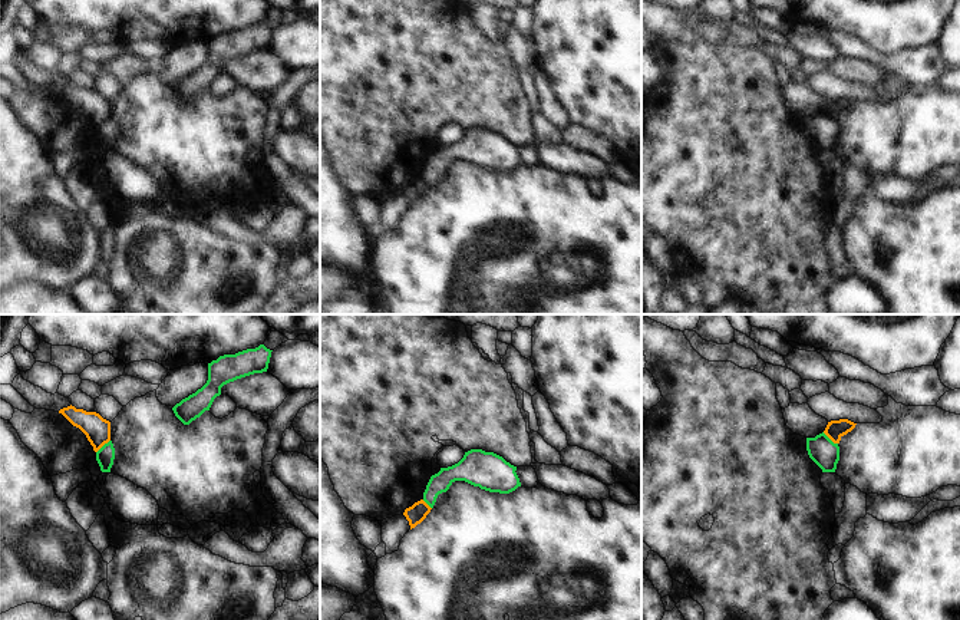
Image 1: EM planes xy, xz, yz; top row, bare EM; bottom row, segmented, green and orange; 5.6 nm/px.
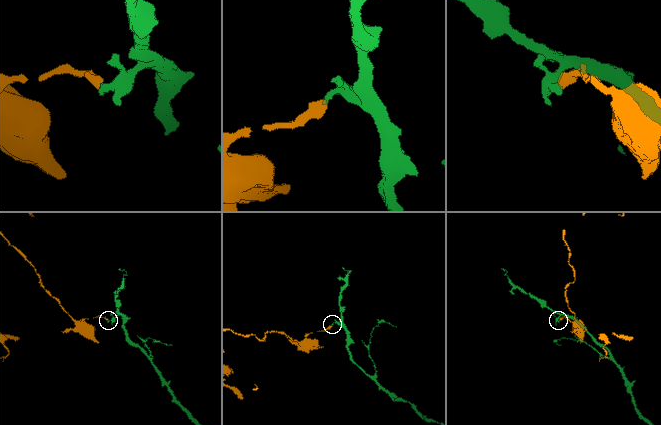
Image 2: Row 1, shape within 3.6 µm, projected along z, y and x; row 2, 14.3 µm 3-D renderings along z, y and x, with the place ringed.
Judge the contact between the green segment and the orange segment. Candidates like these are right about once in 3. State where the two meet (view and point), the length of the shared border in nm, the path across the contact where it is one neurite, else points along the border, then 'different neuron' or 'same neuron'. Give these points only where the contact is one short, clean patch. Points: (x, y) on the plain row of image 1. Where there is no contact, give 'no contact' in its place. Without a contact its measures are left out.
yz (828, 116) | 110 nm | along yz (822, 111), (837, 122) | different neuron

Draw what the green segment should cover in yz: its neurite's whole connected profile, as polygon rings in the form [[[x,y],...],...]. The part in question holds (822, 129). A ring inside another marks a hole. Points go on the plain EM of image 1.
[[[824,111],[815,116],[806,116],[806,129],[809,136],[822,148],[822,151],[835,151],[839,139],[839,125]]]

